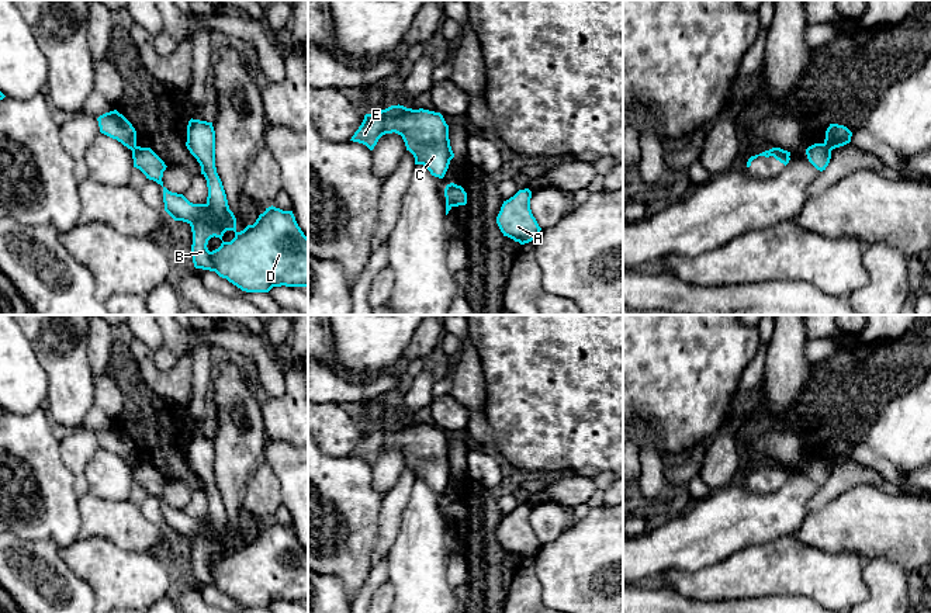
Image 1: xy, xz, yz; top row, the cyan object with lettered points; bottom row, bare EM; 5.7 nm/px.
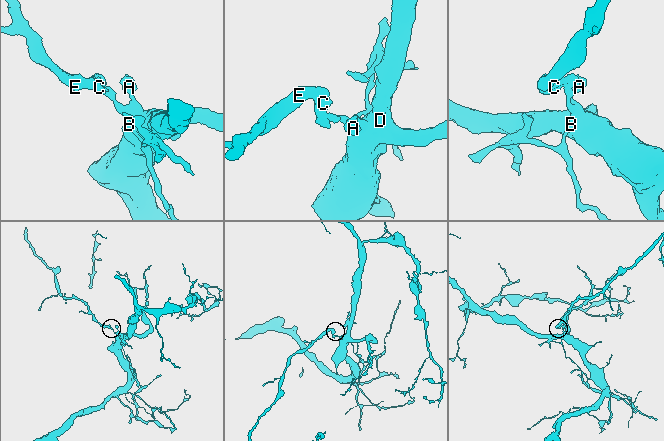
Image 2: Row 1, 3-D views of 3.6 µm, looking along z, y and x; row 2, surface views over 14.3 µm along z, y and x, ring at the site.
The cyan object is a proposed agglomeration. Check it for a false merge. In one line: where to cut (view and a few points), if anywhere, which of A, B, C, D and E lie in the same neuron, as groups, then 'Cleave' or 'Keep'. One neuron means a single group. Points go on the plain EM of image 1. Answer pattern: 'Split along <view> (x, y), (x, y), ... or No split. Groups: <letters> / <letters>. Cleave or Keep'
Split along yz (822, 459), (830, 466). Groups: A B D / C E. Cleave

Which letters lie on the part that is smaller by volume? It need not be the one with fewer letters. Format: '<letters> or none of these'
C, E

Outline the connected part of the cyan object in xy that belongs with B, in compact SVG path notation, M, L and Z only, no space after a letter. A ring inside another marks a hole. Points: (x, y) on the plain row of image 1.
M190 434L187 440L187 464L201 481L207 495L205 519L193 519L183 509L169 506L162 496L165 477L150 464L136 461L132 465L134 482L146 493L163 502L165 526L174 534L187 537L193 547L191 569L195 583L215 586L219 592L246 607L269 607L273 602L308 602L308 553L298 541L293 526L269 522L253 540L236 546L236 533L229 524L222 496L215 482L215 446L212 437ZM211 553L219 553L221 561L212 567L207 560Z

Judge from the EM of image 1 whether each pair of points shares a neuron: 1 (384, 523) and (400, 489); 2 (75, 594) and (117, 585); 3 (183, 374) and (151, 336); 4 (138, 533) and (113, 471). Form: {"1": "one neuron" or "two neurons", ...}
{"1": "one neuron", "2": "two neurons", "3": "two neurons", "4": "two neurons"}

